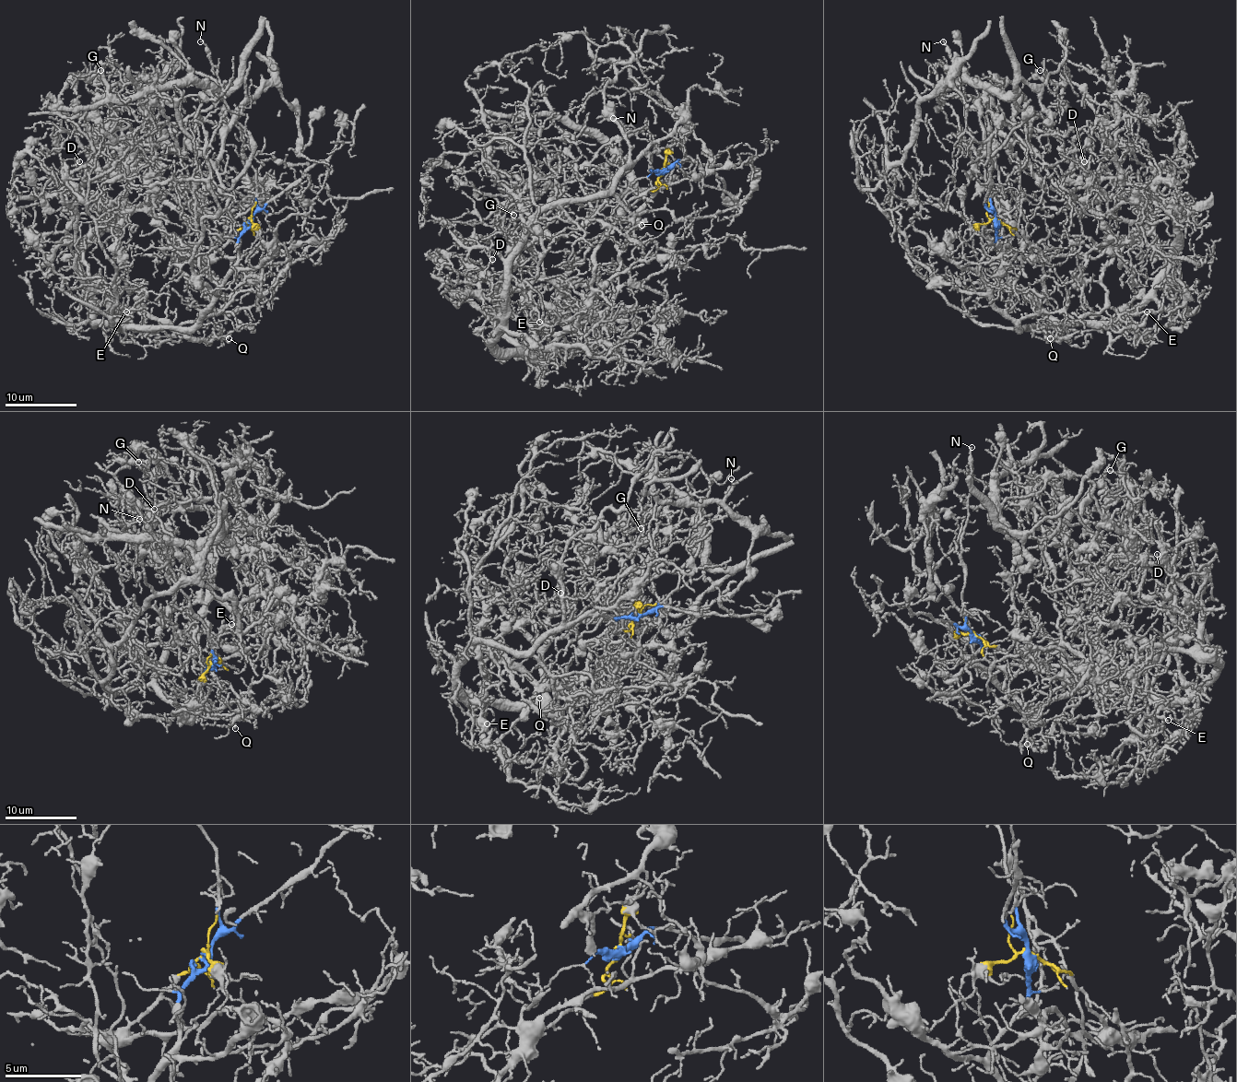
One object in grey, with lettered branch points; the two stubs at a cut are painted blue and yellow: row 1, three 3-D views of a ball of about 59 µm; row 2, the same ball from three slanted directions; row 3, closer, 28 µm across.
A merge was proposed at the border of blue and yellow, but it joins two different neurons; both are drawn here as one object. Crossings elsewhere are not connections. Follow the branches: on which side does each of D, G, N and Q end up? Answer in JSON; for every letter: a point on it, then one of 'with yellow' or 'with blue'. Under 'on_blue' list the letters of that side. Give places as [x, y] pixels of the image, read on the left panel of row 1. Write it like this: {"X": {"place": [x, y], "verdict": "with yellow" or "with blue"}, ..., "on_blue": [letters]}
{"D": {"place": [79, 161], "verdict": "with yellow"}, "G": {"place": [100, 70], "verdict": "with yellow"}, "N": {"place": [200, 41], "verdict": "with blue"}, "Q": {"place": [229, 338], "verdict": "with yellow"}, "on_blue": ["N"]}

